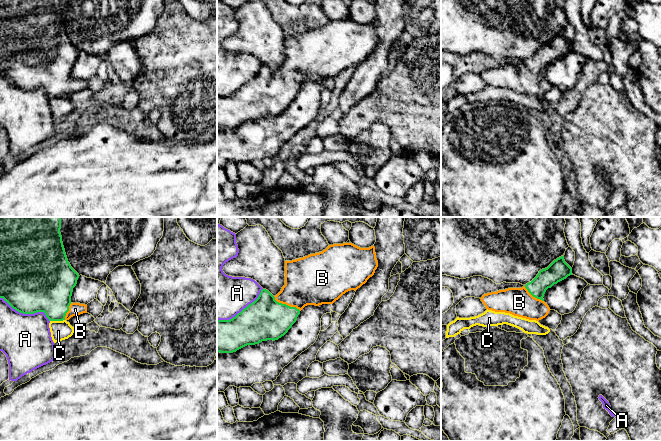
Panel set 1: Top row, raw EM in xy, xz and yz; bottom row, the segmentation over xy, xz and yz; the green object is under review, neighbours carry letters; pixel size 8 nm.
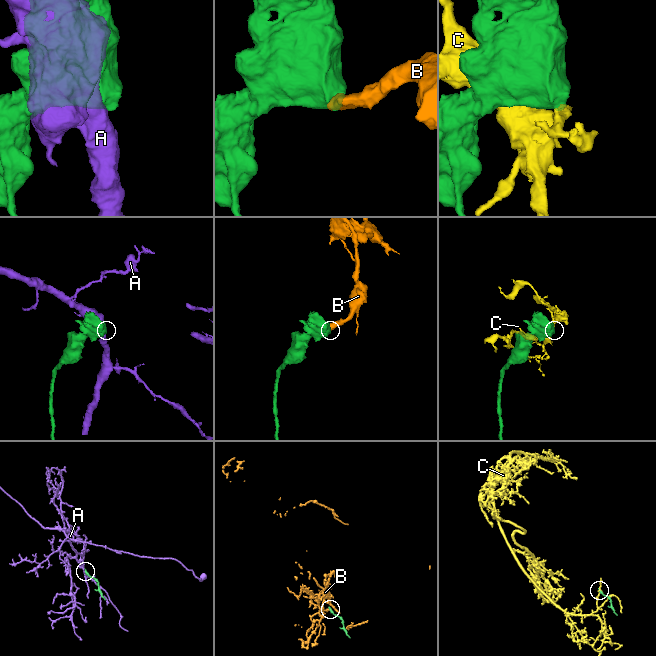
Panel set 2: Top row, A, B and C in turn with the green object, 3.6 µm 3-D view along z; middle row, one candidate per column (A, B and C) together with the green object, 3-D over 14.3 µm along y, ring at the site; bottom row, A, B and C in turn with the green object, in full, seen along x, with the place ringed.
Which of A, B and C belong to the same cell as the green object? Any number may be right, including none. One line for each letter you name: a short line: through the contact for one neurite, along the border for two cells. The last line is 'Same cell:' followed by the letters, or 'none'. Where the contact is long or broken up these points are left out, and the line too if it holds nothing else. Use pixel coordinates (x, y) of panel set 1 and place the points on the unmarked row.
B: xz (264, 95), (273, 92), (285, 80), (307, 58)
Same cell: B

